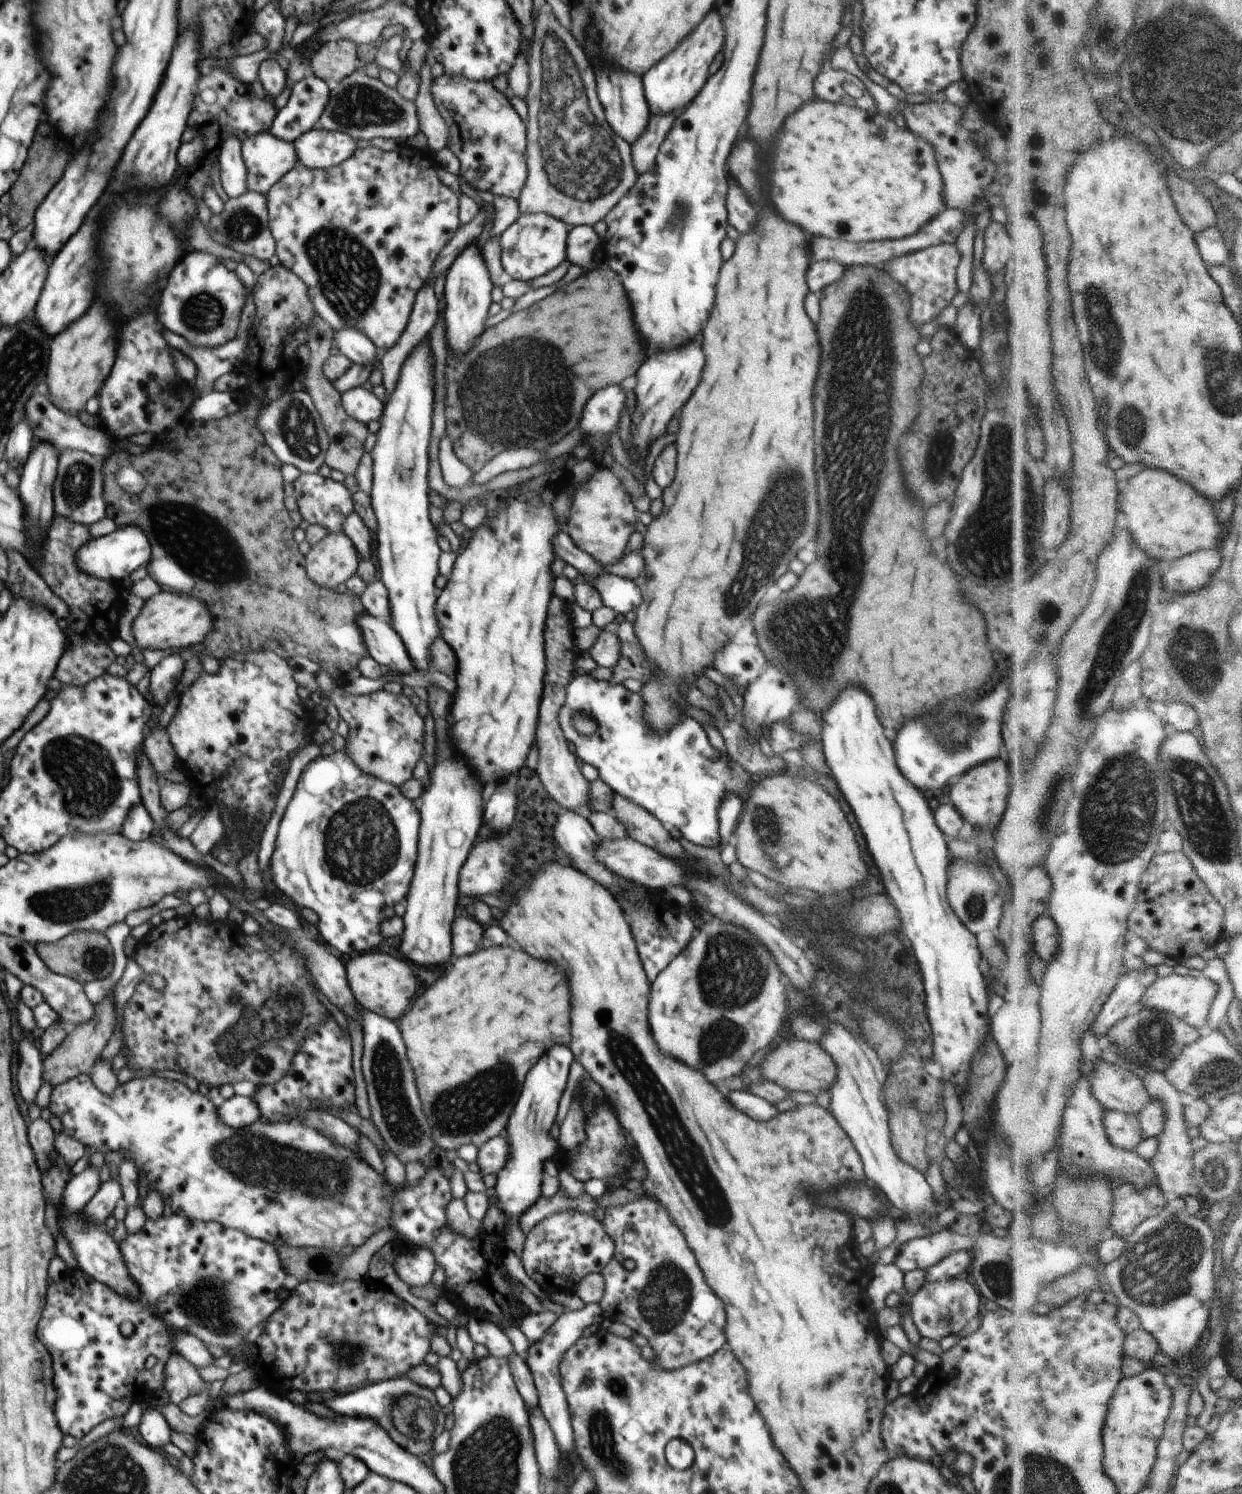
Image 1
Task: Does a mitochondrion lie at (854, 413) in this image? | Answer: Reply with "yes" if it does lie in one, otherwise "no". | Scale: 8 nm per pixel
yes

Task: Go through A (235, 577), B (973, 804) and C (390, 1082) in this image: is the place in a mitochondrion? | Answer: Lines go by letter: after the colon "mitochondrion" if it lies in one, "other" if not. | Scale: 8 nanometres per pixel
A: mitochondrion
B: other
C: mitochondrion

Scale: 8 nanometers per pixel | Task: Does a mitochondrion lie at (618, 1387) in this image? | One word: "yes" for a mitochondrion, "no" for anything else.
yes

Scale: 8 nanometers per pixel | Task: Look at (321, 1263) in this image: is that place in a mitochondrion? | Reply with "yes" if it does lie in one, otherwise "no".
yes

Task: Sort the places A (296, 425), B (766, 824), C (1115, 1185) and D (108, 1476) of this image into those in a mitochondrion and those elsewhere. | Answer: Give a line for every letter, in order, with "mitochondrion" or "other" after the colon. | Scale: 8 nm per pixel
A: mitochondrion
B: mitochondrion
C: other
D: mitochondrion

